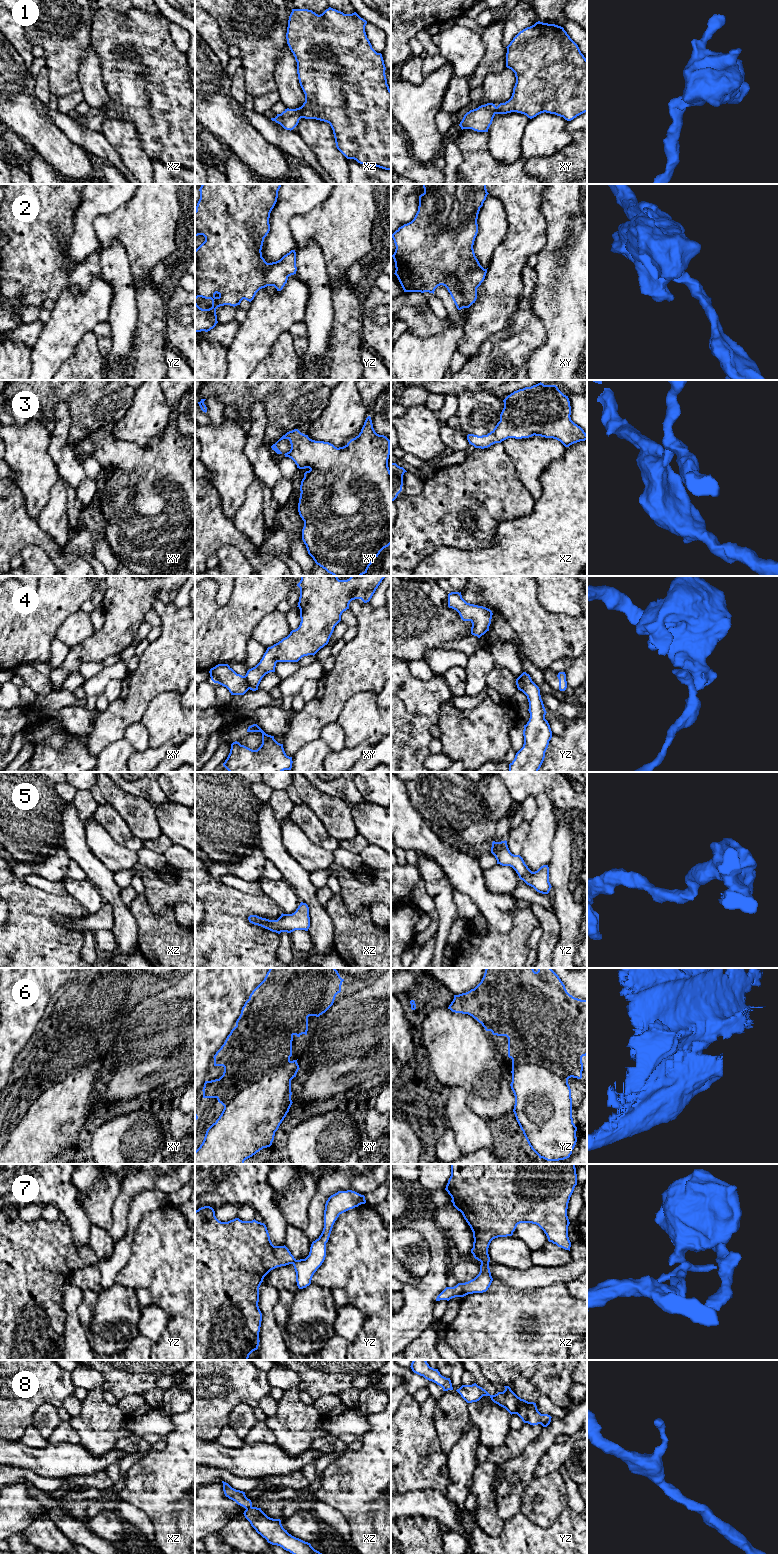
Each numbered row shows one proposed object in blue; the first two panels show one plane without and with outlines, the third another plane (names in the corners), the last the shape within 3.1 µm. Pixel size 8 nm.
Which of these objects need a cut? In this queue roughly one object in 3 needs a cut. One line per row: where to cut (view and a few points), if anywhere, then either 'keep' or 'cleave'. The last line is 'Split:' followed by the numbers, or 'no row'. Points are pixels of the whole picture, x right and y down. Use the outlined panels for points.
1: no cut; keep
2: no cut; keep
3: no cut; keep
4: cut in yz along (518, 677), (523, 681), (531, 681); cleave
5: no cut; keep
6: no cut; keep
7: cut in xz along (488, 1262), (481, 1264); cleave
8: no cut; keep
Split: 4, 7

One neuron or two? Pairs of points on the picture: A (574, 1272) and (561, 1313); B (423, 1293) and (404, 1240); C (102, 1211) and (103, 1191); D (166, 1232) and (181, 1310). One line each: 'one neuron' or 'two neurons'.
A: two neurons
B: two neurons
C: one neuron
D: one neuron

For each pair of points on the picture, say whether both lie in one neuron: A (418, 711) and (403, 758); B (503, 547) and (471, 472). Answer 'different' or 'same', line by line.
A: same
B: different

